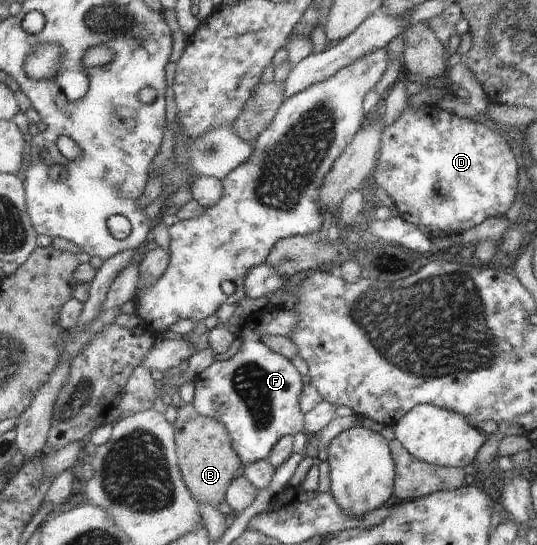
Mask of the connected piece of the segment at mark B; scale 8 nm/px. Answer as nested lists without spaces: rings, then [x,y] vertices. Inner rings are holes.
[[[187,404],[179,409],[179,416],[174,424],[178,432],[180,467],[183,470],[184,481],[192,490],[196,501],[219,507],[227,502],[232,482],[240,476],[245,476],[247,472],[246,462],[236,452],[231,433],[222,420],[204,416],[194,404]]]

